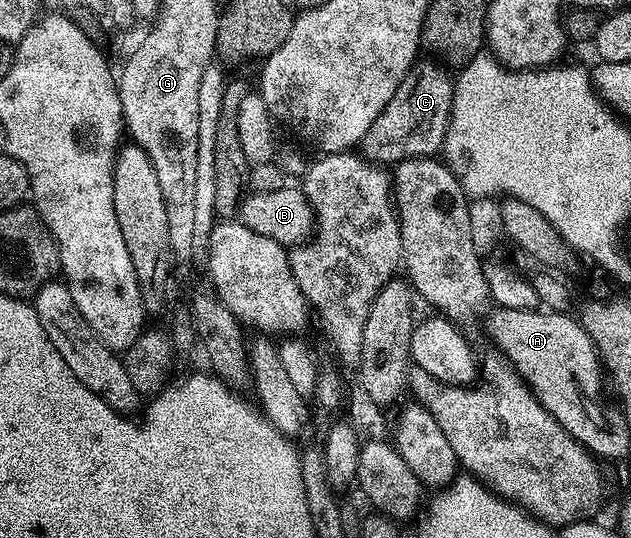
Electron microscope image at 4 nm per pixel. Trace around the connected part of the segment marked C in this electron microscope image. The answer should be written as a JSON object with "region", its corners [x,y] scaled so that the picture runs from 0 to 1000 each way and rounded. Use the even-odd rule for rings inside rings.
{"region":[[[661,119],[621,177],[601,217],[578,247],[571,277],[575,294],[594,307],[628,307],[642,296],[674,294],[693,286],[707,253],[712,229],[718,152],[697,130]]]}

